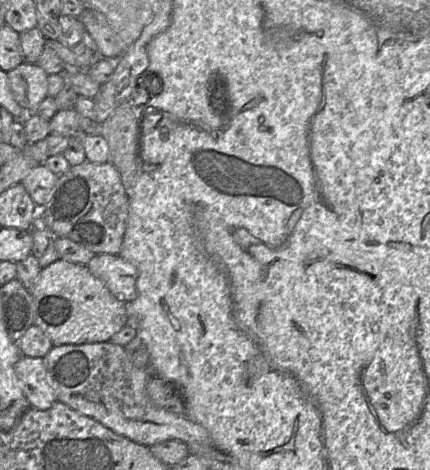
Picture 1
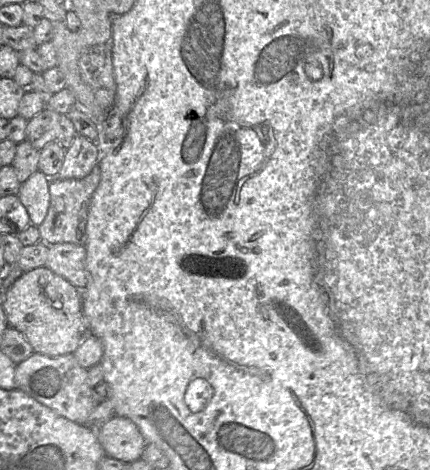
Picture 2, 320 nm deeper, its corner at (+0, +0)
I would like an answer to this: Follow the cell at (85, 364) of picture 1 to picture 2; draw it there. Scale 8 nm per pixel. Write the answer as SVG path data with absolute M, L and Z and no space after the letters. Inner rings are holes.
M34 352L16 365L15 383L16 389L78 424L84 424L91 411L99 405L88 384L88 369L82 367L73 354L51 357Z

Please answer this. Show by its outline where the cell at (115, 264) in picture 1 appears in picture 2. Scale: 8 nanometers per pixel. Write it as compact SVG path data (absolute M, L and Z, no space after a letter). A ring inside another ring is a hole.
M72 243L49 244L45 267L62 276L79 290L88 284L86 249Z

